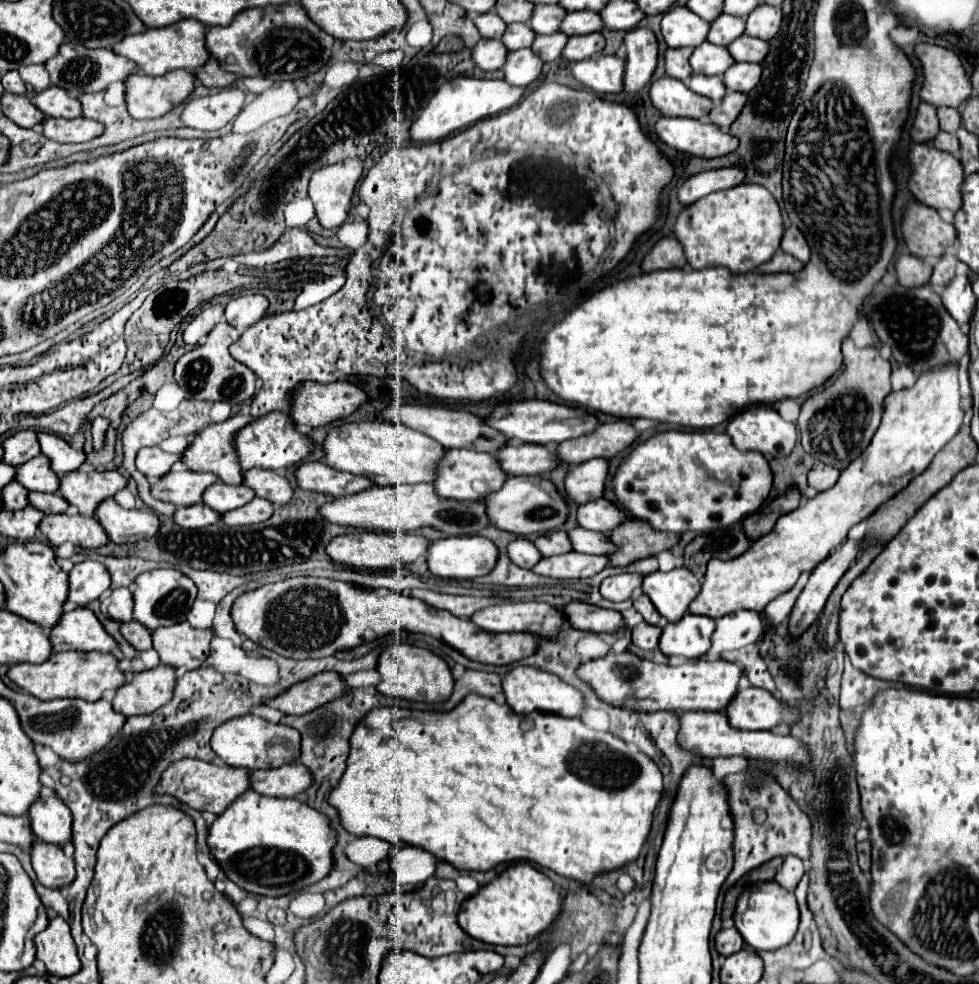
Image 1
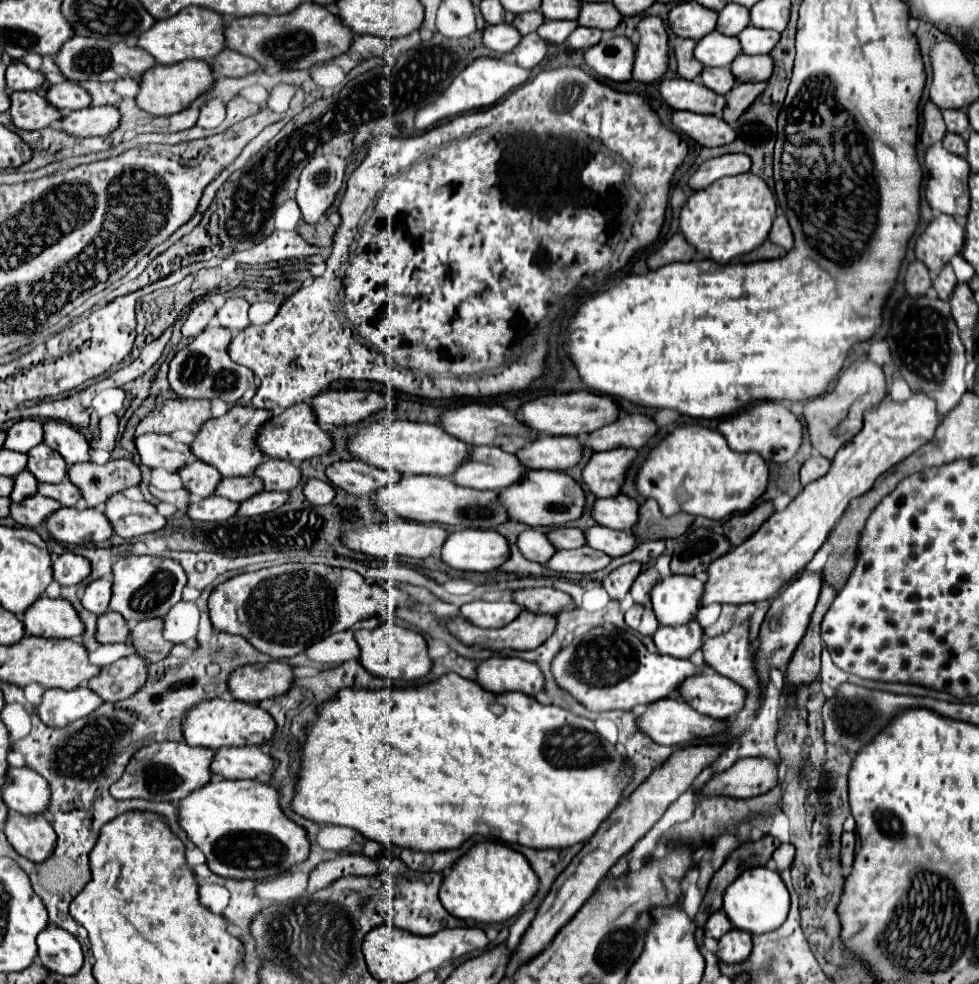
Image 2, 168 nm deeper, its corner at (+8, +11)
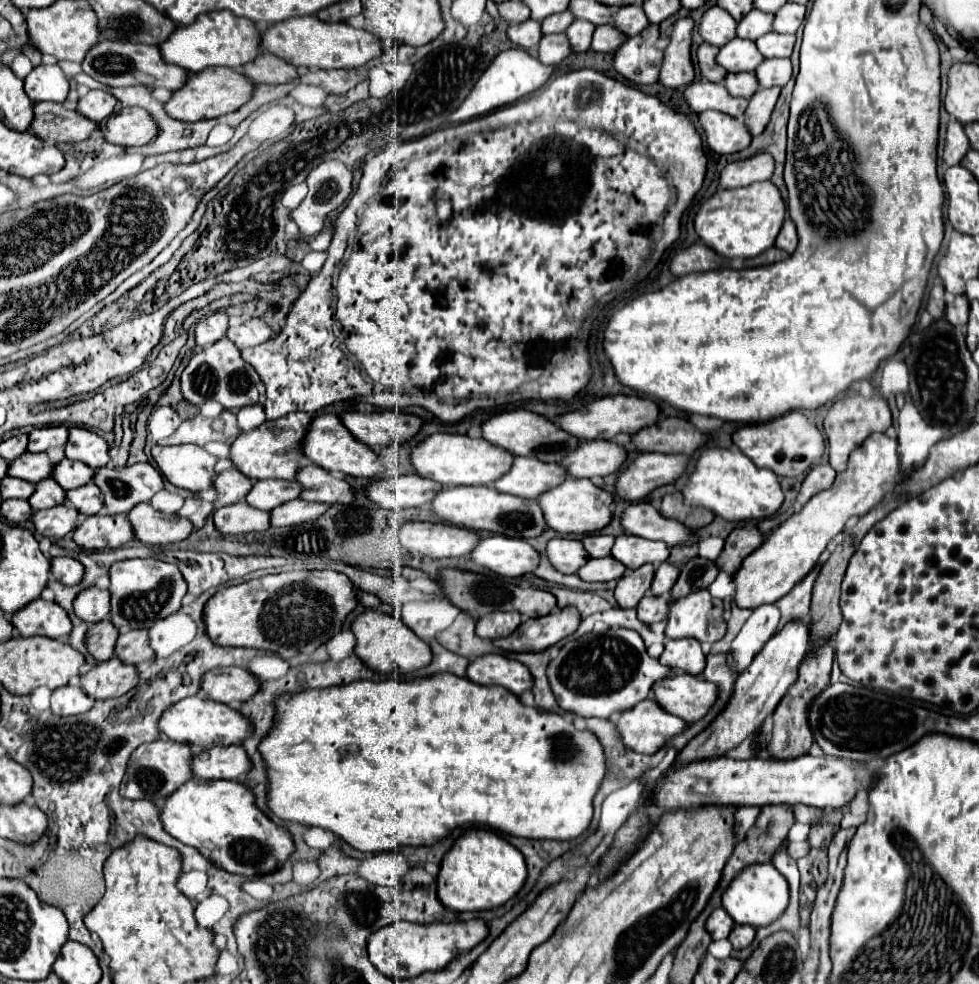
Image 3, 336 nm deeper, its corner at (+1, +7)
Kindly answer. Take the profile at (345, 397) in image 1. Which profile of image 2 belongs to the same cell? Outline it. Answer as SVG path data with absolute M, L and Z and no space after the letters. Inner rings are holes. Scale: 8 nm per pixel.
M324 389L310 401L320 425L358 423L370 413L376 413L388 405L392 405L392 401L380 393L356 389Z

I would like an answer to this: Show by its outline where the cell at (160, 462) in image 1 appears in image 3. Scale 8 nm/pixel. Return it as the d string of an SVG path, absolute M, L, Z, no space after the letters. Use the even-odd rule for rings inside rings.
M179 445L179 447L153 447L153 457L173 485L187 491L213 489L215 459L199 445Z

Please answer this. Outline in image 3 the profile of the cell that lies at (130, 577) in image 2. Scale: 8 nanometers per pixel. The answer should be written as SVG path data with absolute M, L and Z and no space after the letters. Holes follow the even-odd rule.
M159 559L117 561L109 569L109 579L111 579L109 619L119 629L119 633L127 633L131 629L149 629L155 621L179 611L181 599L187 593L187 583L177 565Z

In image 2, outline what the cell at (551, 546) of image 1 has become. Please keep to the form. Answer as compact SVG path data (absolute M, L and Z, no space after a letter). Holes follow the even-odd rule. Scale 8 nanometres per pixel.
M554 527L546 533L546 537L556 549L578 549L584 545L584 533L574 527Z

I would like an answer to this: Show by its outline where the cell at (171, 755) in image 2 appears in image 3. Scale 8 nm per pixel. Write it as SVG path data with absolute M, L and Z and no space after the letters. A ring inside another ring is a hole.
M153 741L143 743L131 753L131 767L127 765L121 795L127 799L147 799L155 805L169 797L175 789L179 789L187 779L191 779L191 749L189 745L175 743L175 741Z

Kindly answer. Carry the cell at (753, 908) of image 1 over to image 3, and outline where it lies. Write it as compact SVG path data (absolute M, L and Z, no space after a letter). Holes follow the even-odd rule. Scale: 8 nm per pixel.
M773 863L749 865L723 891L723 909L739 925L753 925L753 927L769 925L787 909L787 903L789 903L789 885L785 877L773 867Z

